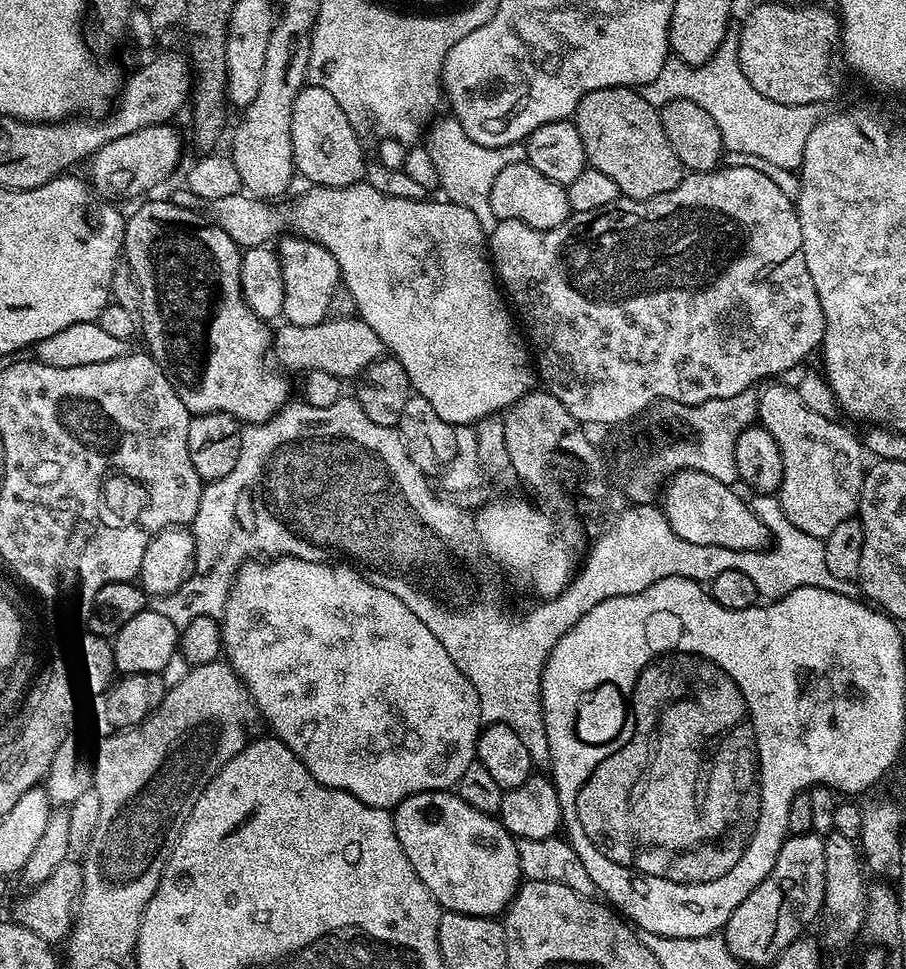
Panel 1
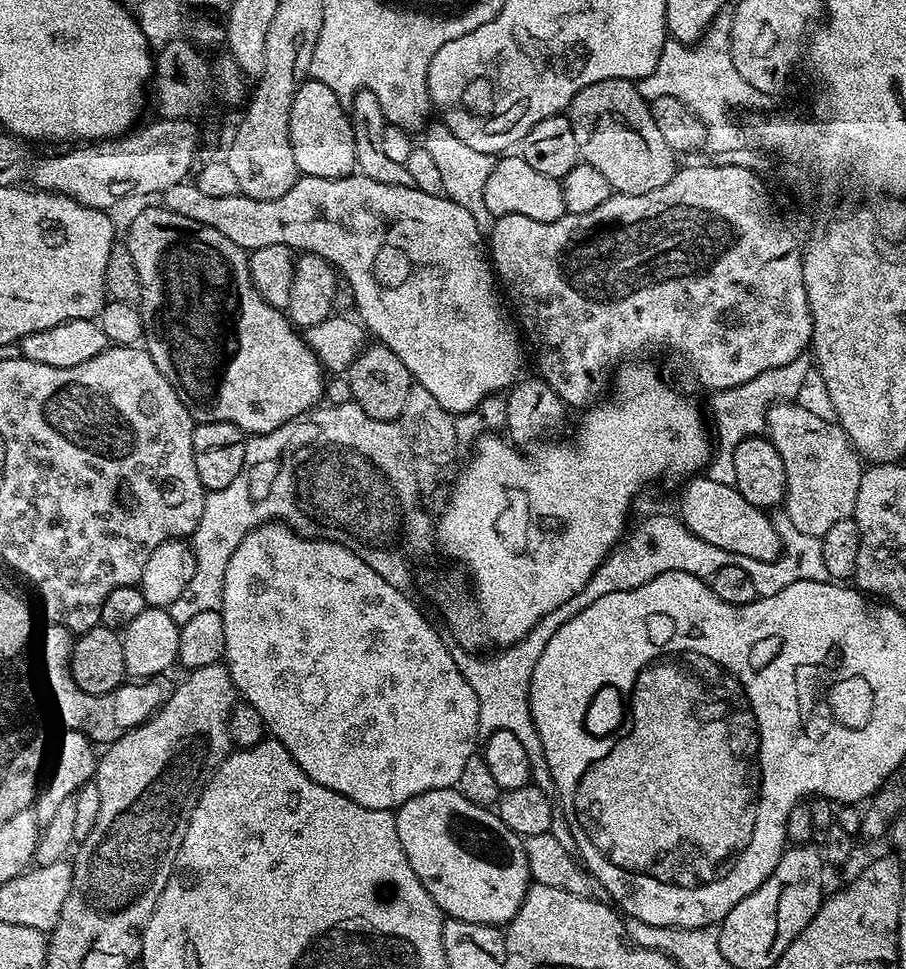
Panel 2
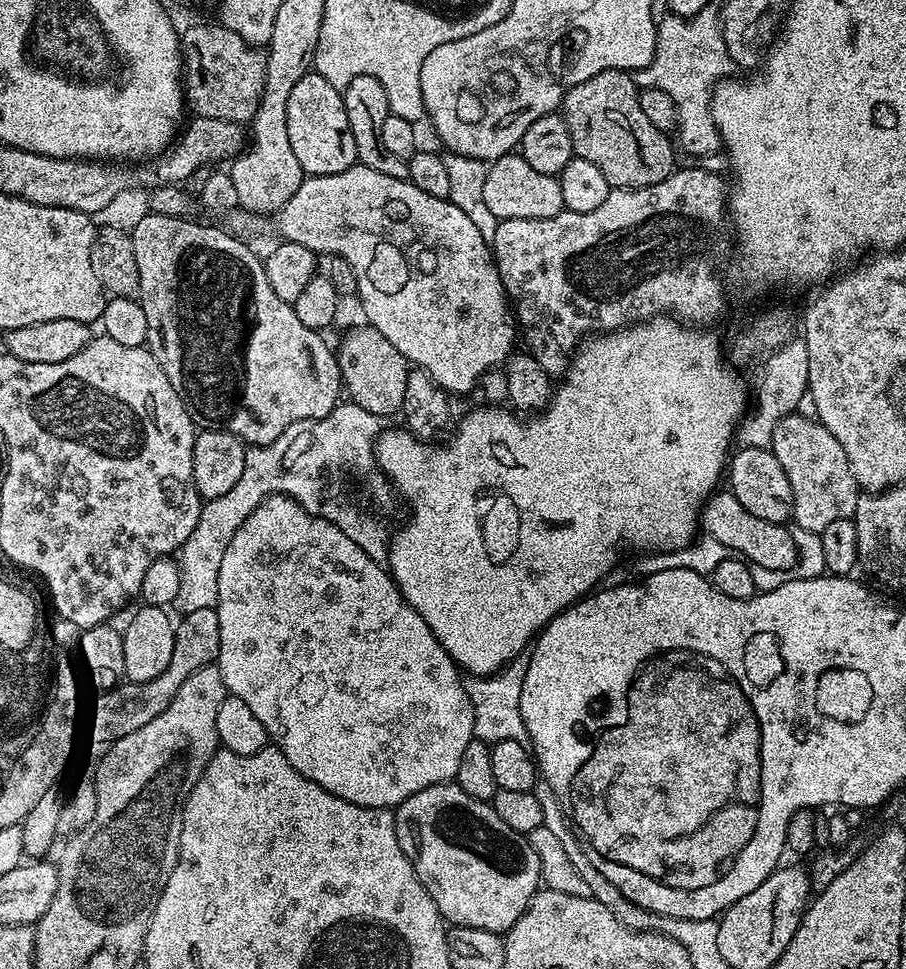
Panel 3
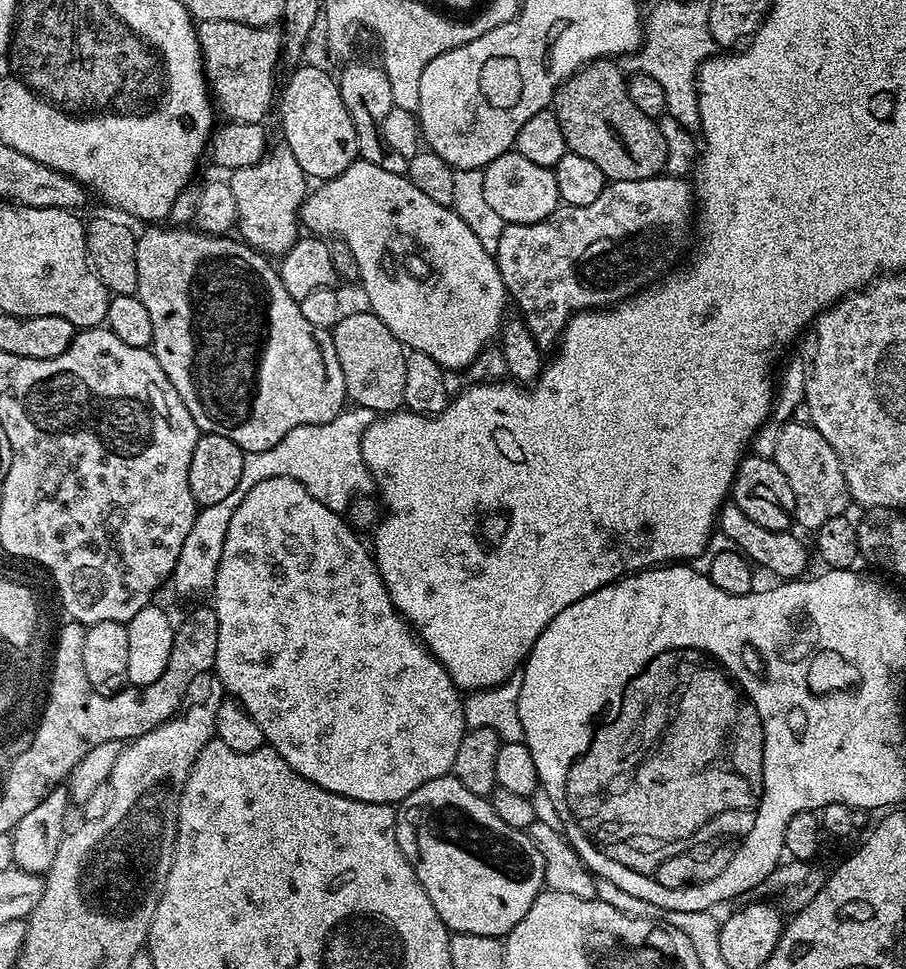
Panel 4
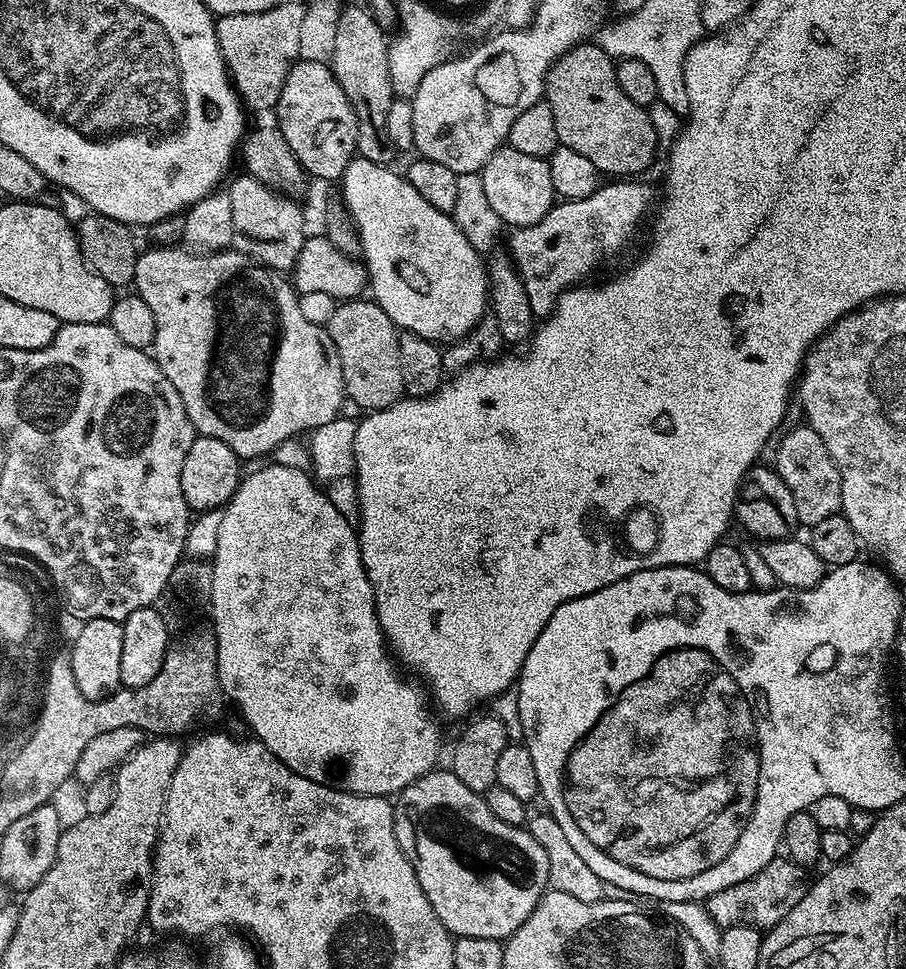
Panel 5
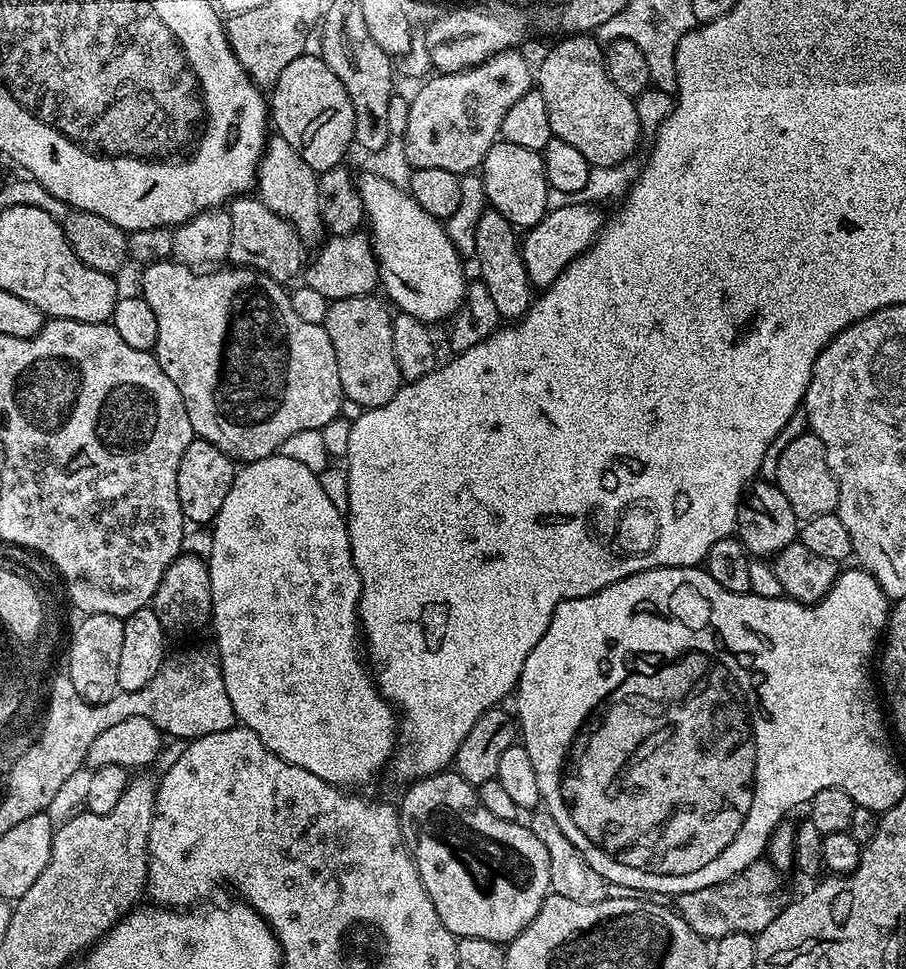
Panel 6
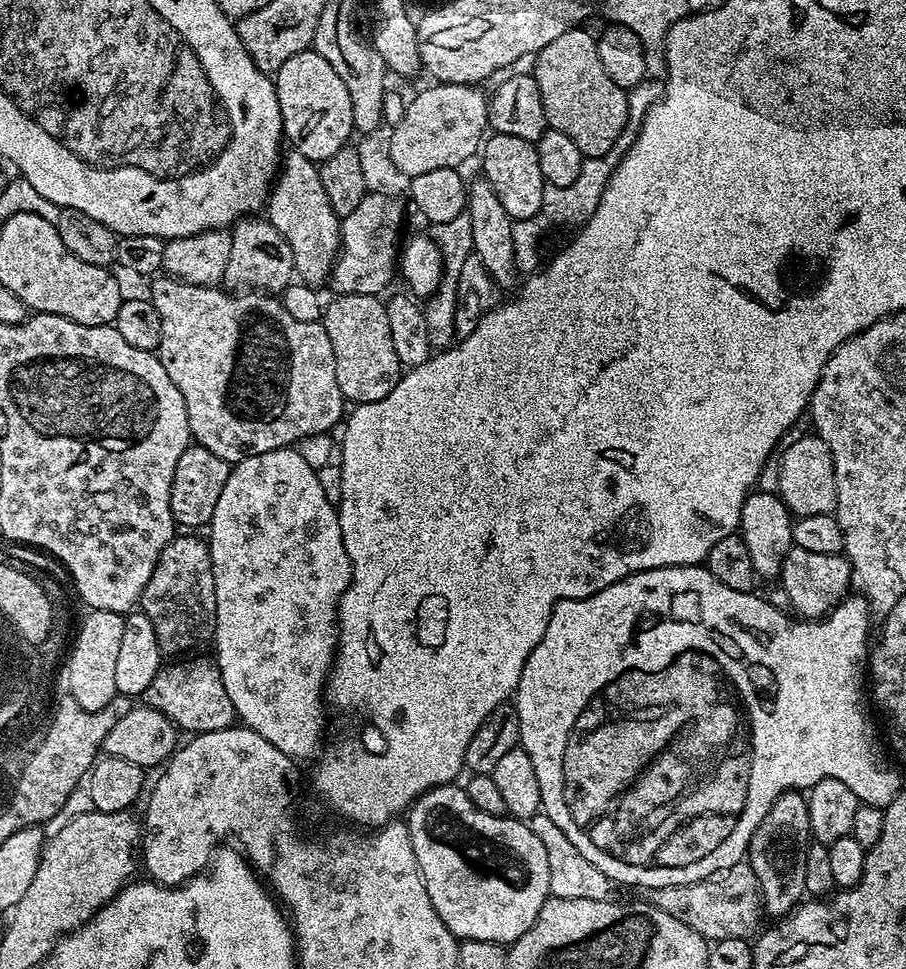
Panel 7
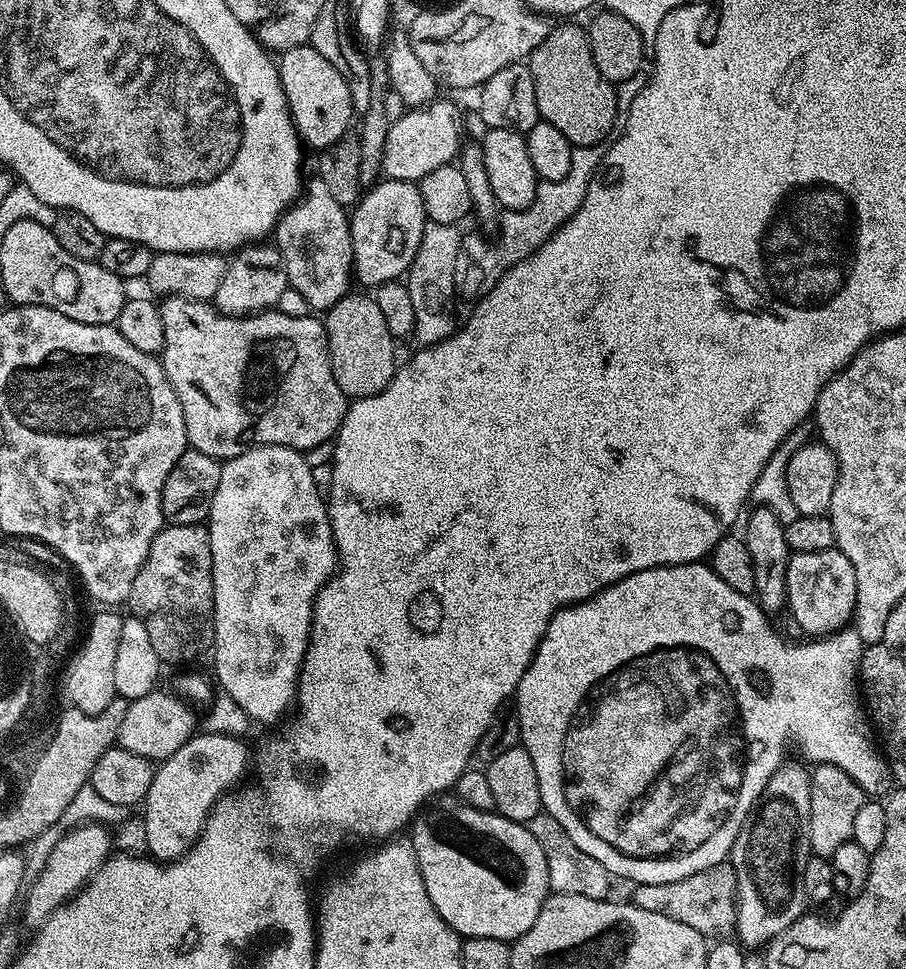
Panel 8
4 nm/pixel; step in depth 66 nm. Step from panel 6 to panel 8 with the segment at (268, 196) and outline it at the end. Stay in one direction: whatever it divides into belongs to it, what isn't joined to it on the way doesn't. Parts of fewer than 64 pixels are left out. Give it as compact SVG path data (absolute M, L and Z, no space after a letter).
M312 178L309 184L307 181L306 191L276 223L275 236L274 244L278 249L278 256L280 252L281 261L279 260L279 263L282 265L288 279L288 287L298 290L298 294L302 294L302 298L306 298L309 309L320 314L327 313L329 308L334 307L340 299L349 295L351 288L348 287L354 284L352 225L345 205L334 202L330 190L326 190L326 182L322 182L319 178Z

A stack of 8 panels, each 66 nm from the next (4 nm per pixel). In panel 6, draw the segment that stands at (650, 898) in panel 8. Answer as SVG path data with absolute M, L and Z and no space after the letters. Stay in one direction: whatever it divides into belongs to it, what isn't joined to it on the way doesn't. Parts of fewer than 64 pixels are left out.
M767 859L755 860L746 870L726 882L706 886L702 890L684 892L675 897L674 908L681 918L694 929L705 941L717 942L726 935L738 934L755 937L770 922L774 922L777 912L784 907L784 884L776 876Z

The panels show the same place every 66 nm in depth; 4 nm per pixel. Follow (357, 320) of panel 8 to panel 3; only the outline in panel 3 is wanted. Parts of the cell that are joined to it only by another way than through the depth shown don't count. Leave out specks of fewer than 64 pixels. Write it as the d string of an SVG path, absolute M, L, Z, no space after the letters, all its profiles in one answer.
M370 326L352 328L340 340L335 349L336 361L340 367L340 383L347 399L370 410L370 414L387 418L399 413L404 402L406 380L410 365L405 356L378 330Z

